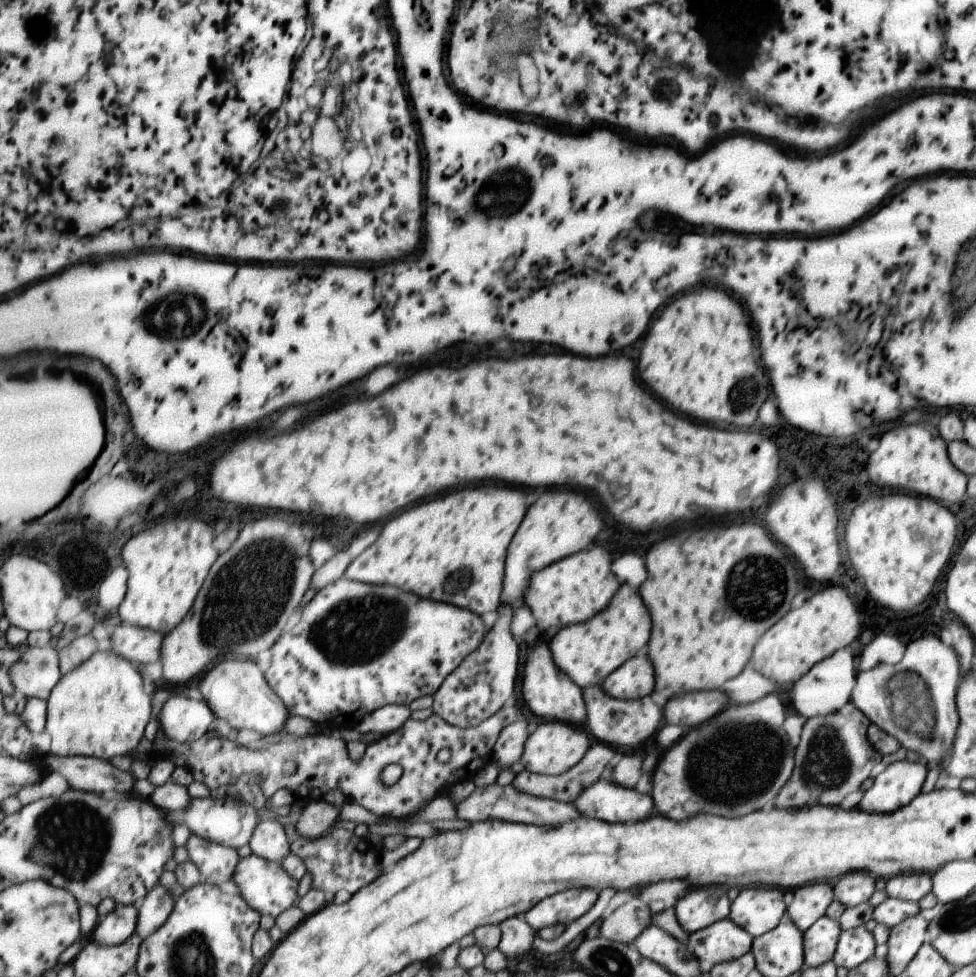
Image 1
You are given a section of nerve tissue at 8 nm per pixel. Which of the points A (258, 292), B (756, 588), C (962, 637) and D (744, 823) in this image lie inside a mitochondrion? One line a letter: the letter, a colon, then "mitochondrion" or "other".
A: other
B: mitochondrion
C: other
D: other

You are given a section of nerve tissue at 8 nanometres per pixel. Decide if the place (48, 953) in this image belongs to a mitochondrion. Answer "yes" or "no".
no

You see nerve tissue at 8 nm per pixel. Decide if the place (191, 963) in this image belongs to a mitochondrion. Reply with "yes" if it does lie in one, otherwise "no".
yes

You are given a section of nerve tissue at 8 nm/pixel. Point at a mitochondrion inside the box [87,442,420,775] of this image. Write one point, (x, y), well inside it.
(251, 589)

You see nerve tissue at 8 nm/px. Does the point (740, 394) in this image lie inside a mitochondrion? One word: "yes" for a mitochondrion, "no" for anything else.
yes

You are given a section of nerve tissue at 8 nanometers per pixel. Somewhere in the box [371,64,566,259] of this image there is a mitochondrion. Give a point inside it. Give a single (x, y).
(504, 199)

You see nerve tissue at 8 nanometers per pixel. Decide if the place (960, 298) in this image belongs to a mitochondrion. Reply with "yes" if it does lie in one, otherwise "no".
yes

